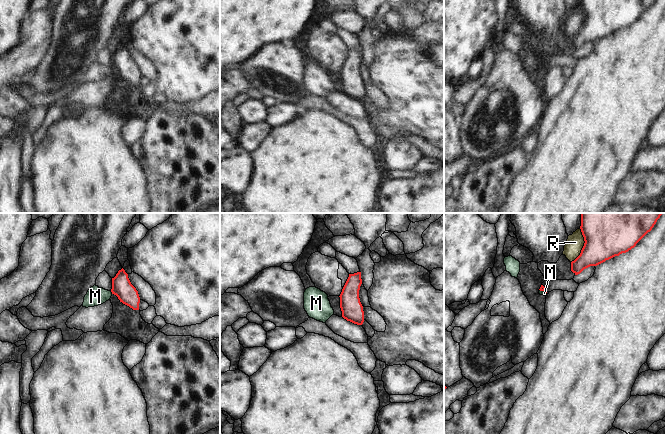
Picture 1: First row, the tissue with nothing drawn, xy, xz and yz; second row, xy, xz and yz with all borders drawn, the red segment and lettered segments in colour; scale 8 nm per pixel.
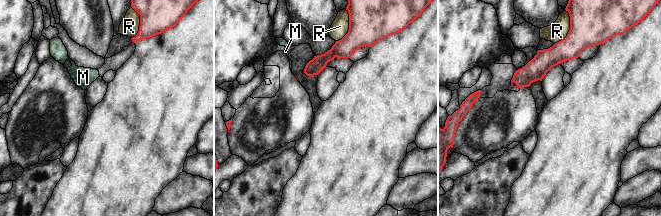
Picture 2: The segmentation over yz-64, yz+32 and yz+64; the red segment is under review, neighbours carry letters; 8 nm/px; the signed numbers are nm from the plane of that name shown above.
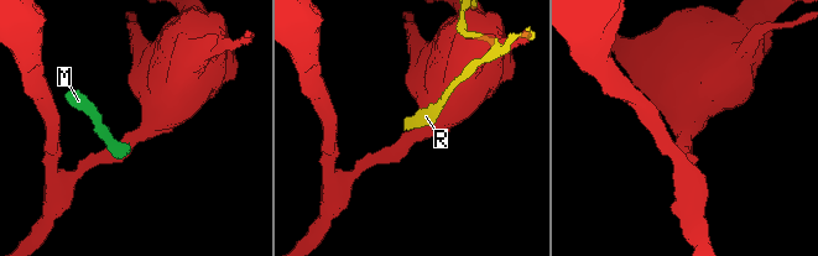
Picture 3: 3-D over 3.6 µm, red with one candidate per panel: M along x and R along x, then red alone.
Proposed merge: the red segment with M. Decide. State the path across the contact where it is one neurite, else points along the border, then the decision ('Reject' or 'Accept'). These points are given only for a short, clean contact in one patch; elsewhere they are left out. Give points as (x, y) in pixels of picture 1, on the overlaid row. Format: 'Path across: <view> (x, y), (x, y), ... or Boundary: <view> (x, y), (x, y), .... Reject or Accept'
Boundary: xy (110, 291), (112, 293). Reject.

